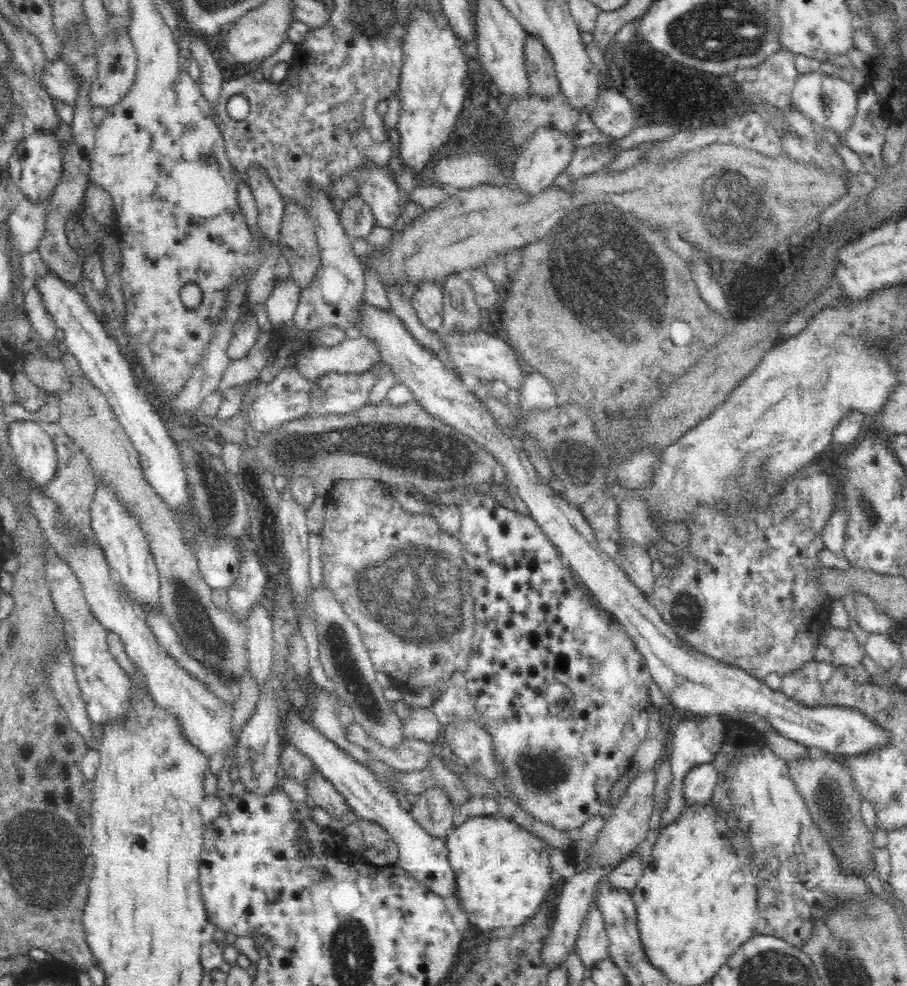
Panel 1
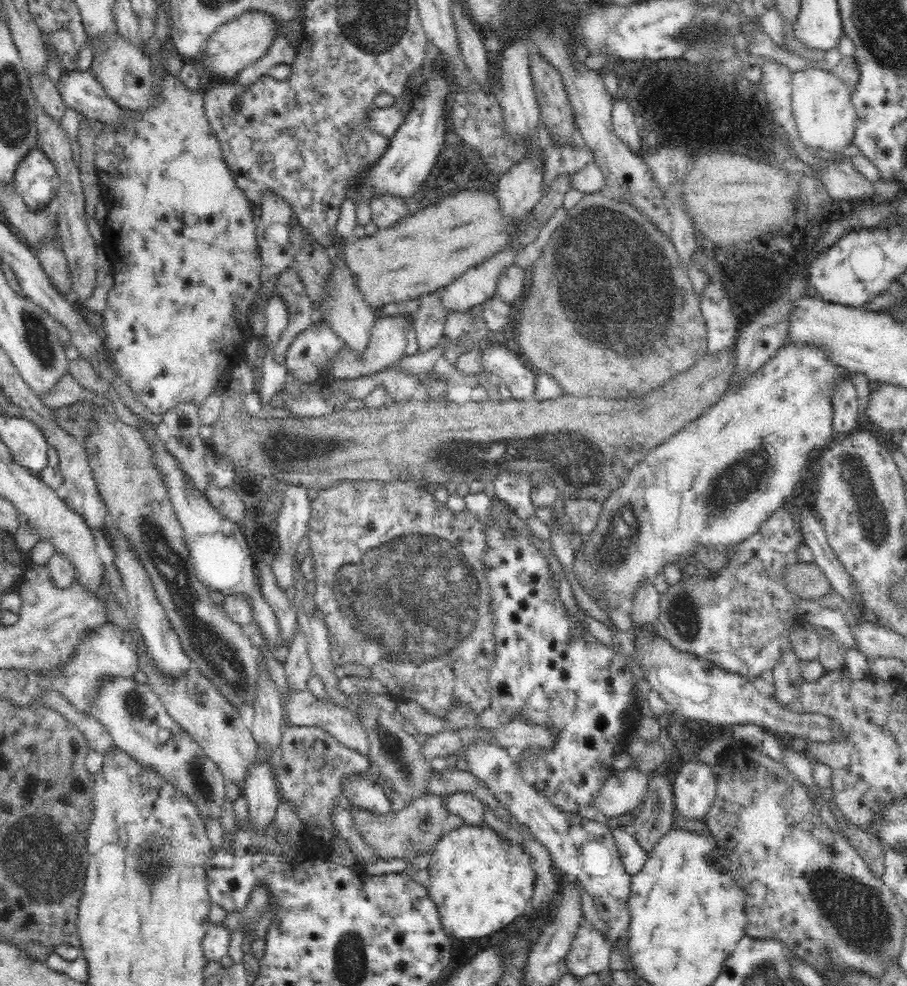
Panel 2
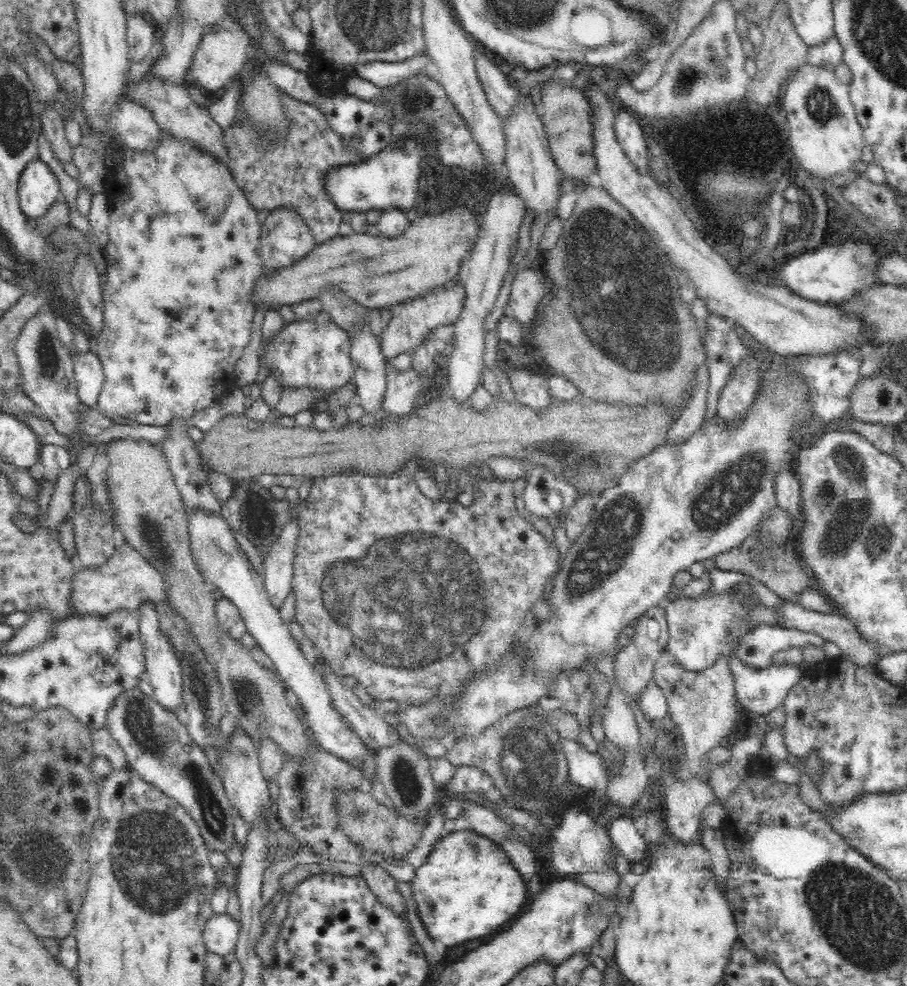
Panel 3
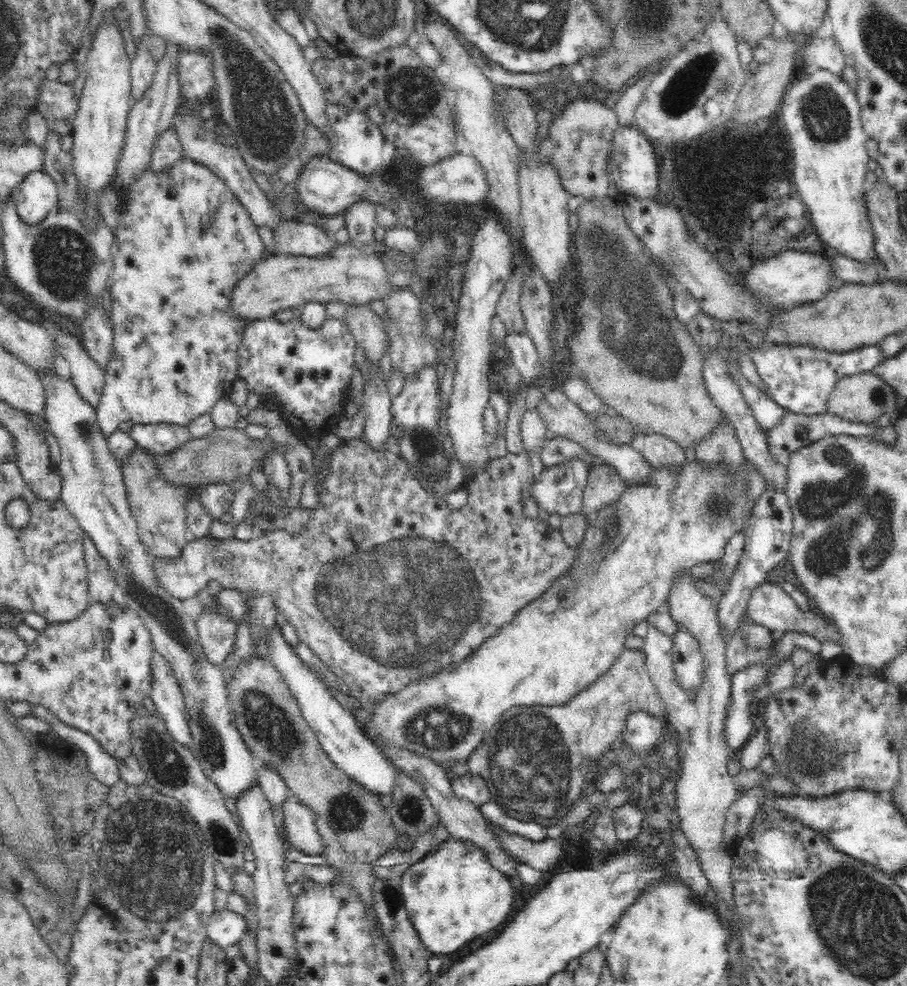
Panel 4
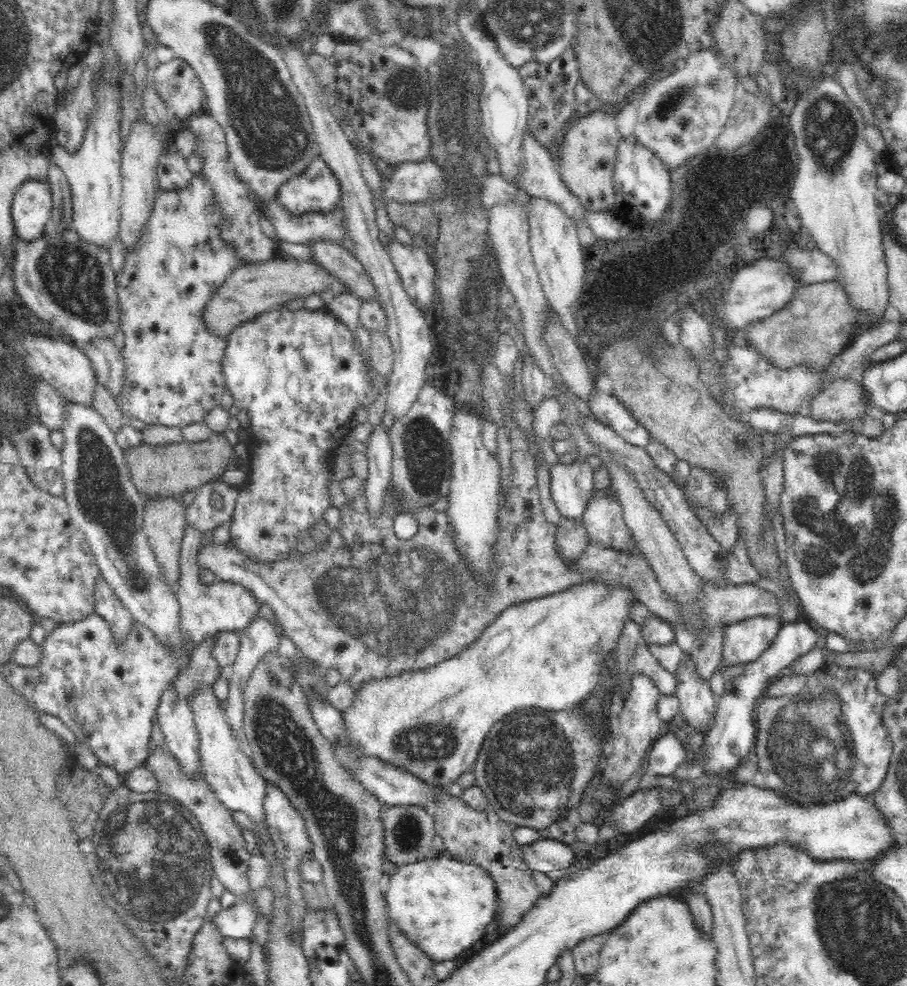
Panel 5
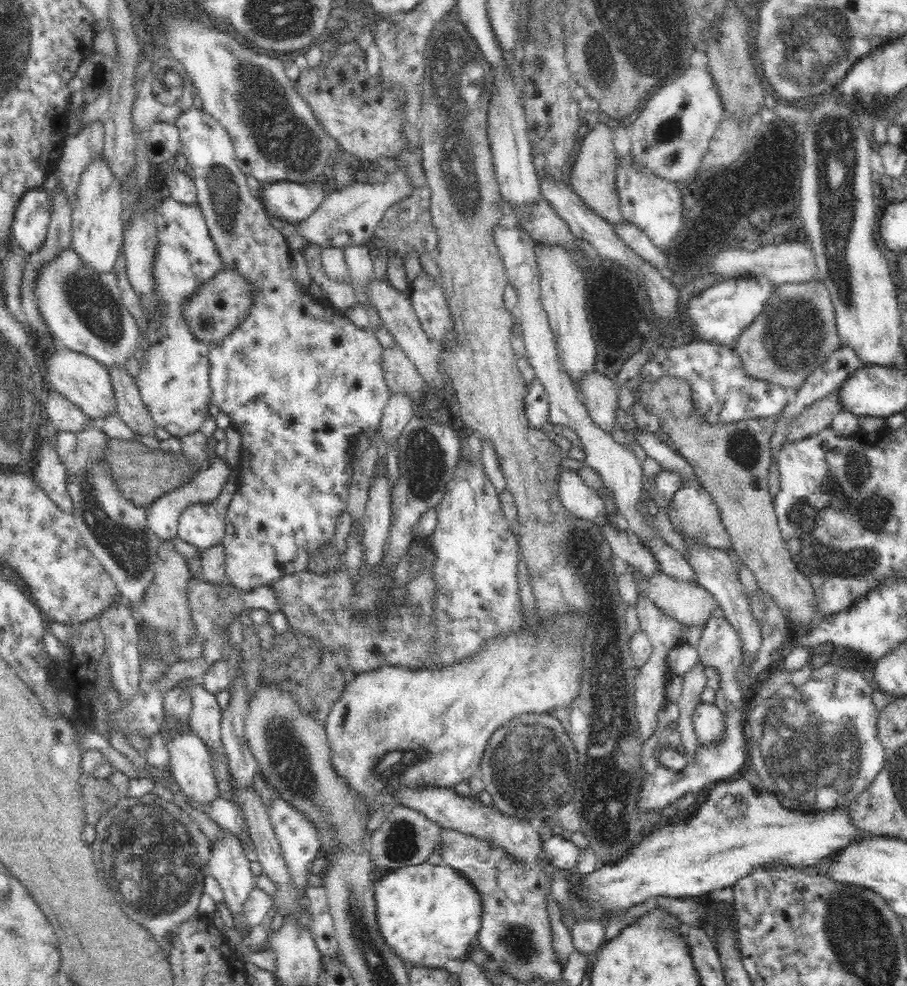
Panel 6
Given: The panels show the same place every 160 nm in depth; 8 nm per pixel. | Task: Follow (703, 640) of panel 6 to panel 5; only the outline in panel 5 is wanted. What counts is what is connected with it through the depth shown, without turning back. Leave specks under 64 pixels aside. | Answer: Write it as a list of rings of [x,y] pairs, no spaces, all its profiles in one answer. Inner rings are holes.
[[[764,617],[729,624],[725,632],[723,660],[730,665],[756,660],[770,646],[781,625]]]

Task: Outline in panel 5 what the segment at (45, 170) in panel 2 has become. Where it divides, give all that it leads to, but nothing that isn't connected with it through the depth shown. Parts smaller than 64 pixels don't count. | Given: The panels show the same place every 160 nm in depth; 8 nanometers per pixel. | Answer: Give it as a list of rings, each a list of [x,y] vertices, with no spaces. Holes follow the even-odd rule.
[[[48,180],[23,182],[14,195],[12,205],[17,233],[26,240],[41,238],[52,209],[53,196]]]

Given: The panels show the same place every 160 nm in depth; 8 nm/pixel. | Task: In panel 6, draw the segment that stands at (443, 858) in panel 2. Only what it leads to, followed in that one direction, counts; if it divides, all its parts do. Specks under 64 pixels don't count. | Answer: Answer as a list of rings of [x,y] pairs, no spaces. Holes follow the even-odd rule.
[[[422,862],[389,870],[376,882],[375,891],[382,935],[388,940],[388,945],[409,965],[423,964],[443,968],[446,962],[462,958],[470,950],[472,940],[479,938],[484,910],[482,895],[468,875],[452,866]]]

